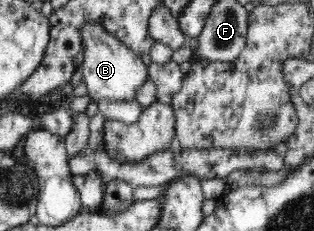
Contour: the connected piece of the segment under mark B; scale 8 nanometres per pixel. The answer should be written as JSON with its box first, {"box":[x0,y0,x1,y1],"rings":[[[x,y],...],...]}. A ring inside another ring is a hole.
{"box":[78,20,148,102],"rings":[[[87,20],[81,24],[81,30],[78,31],[81,36],[81,44],[83,44],[83,62],[82,72],[83,80],[87,85],[88,95],[92,100],[99,102],[101,98],[107,100],[135,100],[137,90],[143,86],[144,81],[148,80],[147,65],[143,63],[141,57],[137,56],[124,42],[119,38],[108,33],[100,22],[92,22]]]}

